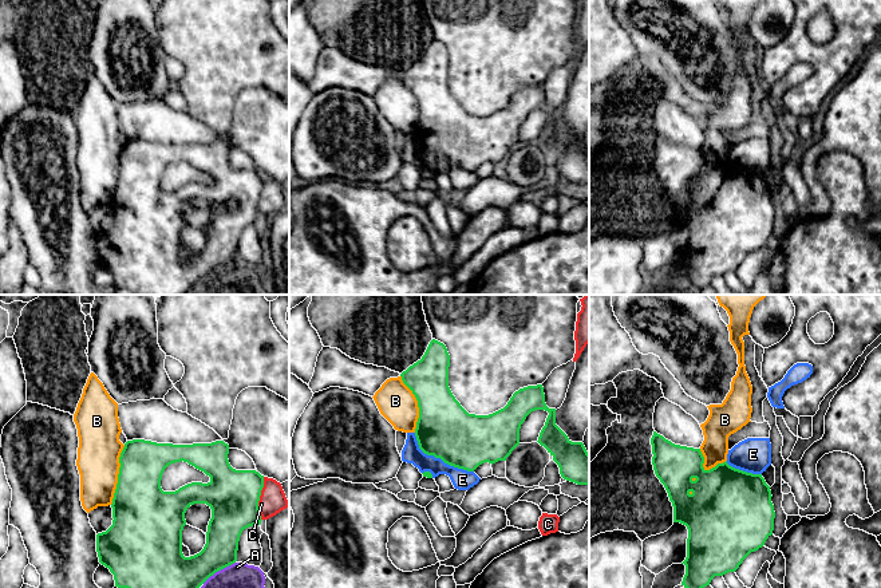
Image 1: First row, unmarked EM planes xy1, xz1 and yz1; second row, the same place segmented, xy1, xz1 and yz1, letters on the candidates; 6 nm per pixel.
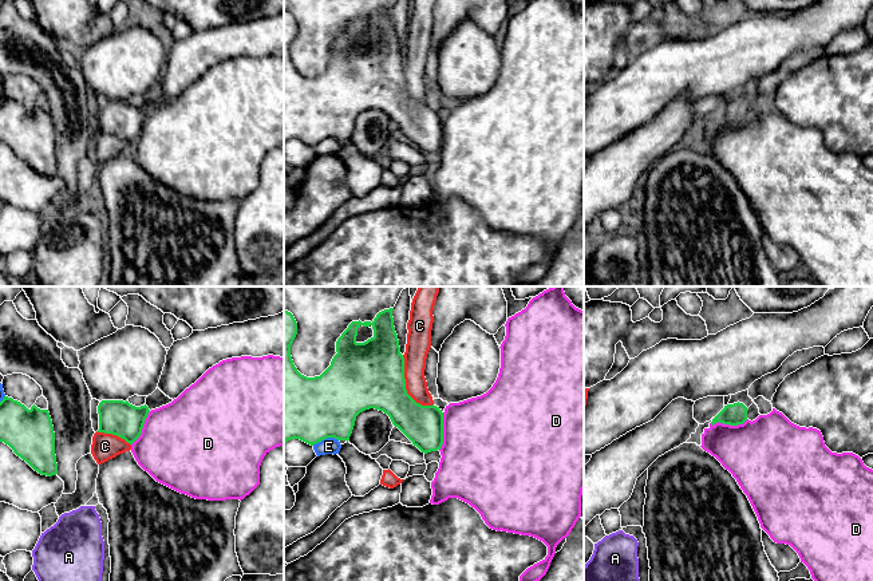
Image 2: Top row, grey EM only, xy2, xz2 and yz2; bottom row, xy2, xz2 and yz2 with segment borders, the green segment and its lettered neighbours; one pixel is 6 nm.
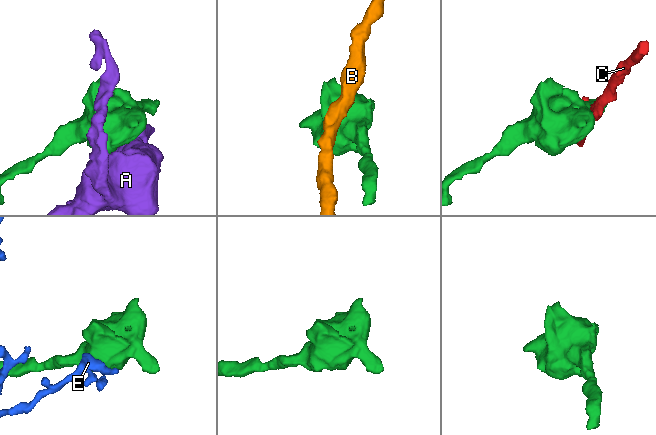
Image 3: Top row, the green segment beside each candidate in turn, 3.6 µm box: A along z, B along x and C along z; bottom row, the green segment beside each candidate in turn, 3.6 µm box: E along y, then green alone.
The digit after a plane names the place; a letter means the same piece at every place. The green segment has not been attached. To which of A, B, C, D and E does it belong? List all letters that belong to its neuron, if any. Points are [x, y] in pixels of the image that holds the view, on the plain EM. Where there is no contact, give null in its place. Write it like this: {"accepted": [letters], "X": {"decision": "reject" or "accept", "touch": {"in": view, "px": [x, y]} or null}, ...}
{"accepted": [], "A": {"decision": "reject", "touch": {"in": "xy1", "px": [218, 269]}}, "B": {"decision": "reject", "touch": {"in": "xy1", "px": [118, 174]}}, "C": {"decision": "reject", "touch": {"in": "xz2", "px": [405, 86]}}, "D": {"decision": "reject", "touch": {"in": "xz2", "px": [442, 131]}}, "E": {"decision": "reject", "touch": {"in": "xz1", "px": [439, 157]}}}

